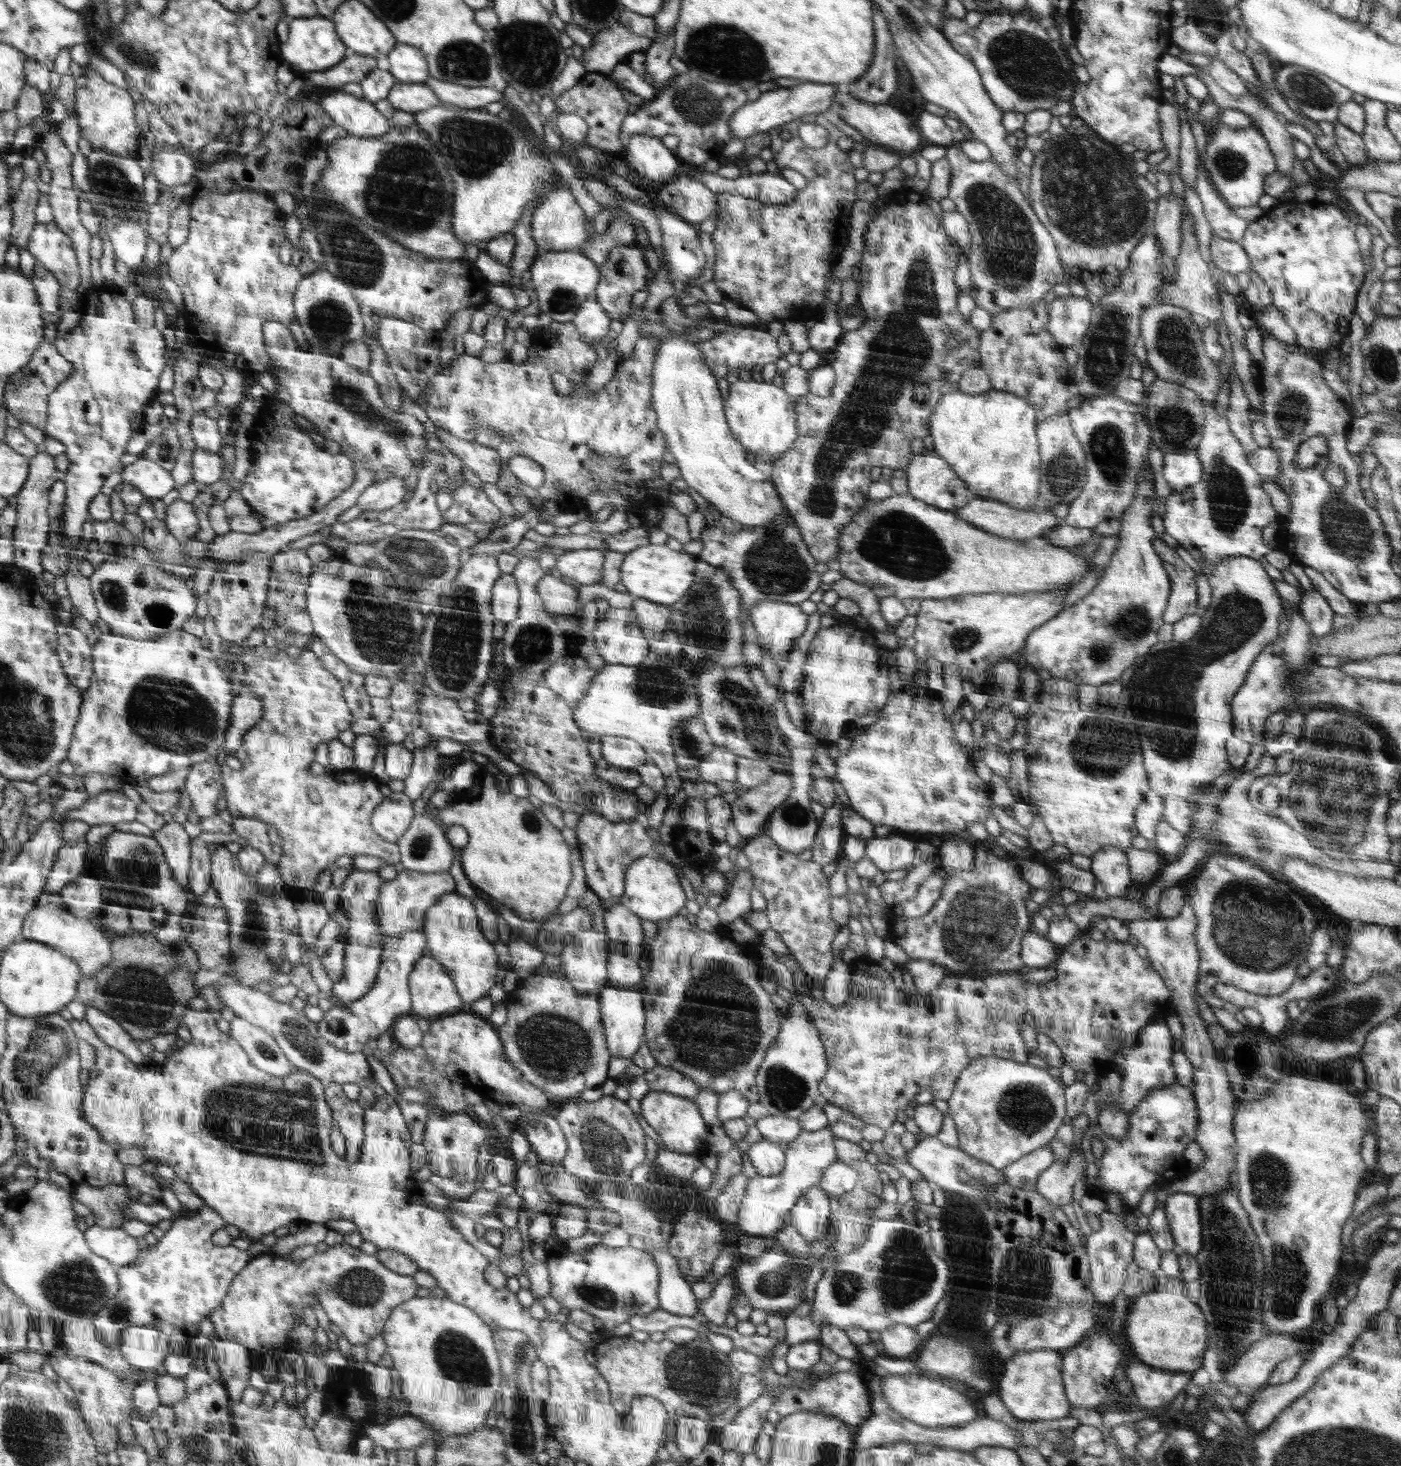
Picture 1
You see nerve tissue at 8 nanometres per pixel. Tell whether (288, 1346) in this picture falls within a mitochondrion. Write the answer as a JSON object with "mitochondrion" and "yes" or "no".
{"mitochondrion":"no"}

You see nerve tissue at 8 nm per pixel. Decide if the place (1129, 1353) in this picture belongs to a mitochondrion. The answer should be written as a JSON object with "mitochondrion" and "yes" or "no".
{"mitochondrion":"no"}

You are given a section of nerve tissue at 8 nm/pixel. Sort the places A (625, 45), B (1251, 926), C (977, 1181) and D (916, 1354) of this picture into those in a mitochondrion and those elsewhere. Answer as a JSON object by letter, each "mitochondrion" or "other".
{"A":"other","B":"mitochondrion","C":"mitochondrion","D":"other"}

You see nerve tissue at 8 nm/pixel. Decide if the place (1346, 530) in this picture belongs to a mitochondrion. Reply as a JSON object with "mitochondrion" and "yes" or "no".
{"mitochondrion":"yes"}

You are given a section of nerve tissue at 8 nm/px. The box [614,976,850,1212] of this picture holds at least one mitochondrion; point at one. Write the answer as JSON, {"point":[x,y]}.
{"point":[785,1090]}

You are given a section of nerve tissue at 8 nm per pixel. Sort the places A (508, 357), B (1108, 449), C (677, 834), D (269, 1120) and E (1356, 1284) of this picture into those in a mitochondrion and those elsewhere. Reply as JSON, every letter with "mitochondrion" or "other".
{"A":"other","B":"mitochondrion","C":"other","D":"mitochondrion","E":"other"}

